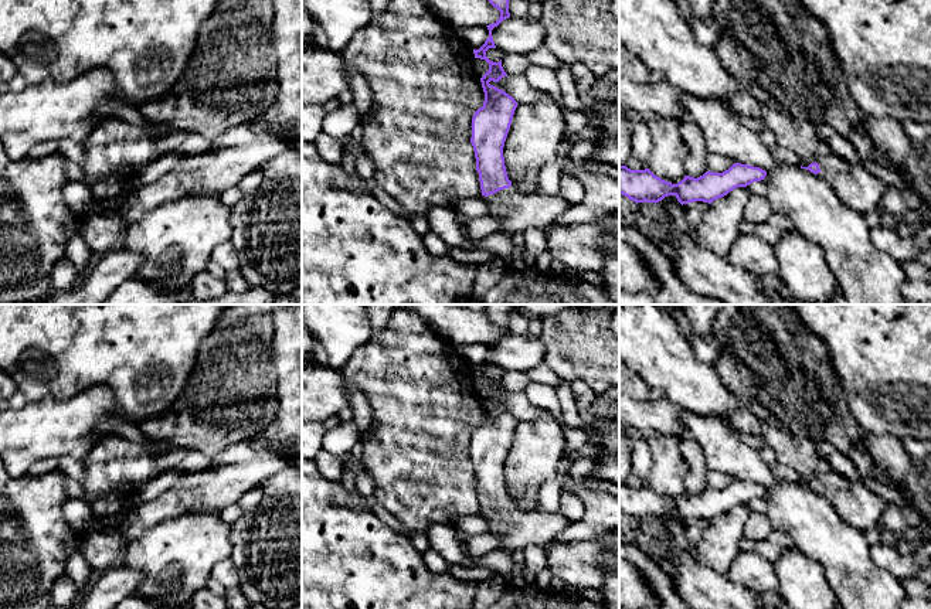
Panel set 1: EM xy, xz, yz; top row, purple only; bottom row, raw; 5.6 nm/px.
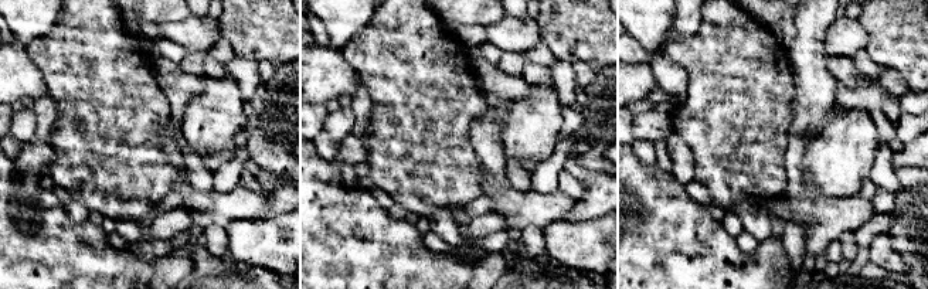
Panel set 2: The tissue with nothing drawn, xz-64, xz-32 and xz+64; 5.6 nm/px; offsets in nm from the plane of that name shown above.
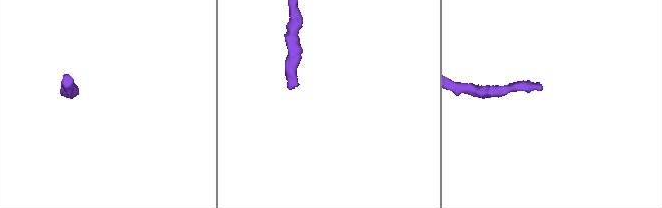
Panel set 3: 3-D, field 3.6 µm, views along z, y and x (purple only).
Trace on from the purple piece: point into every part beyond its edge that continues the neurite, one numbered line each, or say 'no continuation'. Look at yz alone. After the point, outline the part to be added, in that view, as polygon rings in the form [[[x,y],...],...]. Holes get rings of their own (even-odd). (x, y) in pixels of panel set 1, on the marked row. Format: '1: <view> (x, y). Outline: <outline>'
1: yz (858, 189). Outline: [[[835,153],[818,160],[822,176],[849,208],[866,214],[877,211],[887,184],[860,163],[849,163]]]

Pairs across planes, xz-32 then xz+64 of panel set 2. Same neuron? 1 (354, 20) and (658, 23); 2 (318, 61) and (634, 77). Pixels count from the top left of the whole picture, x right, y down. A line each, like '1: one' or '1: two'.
1: one
2: one

